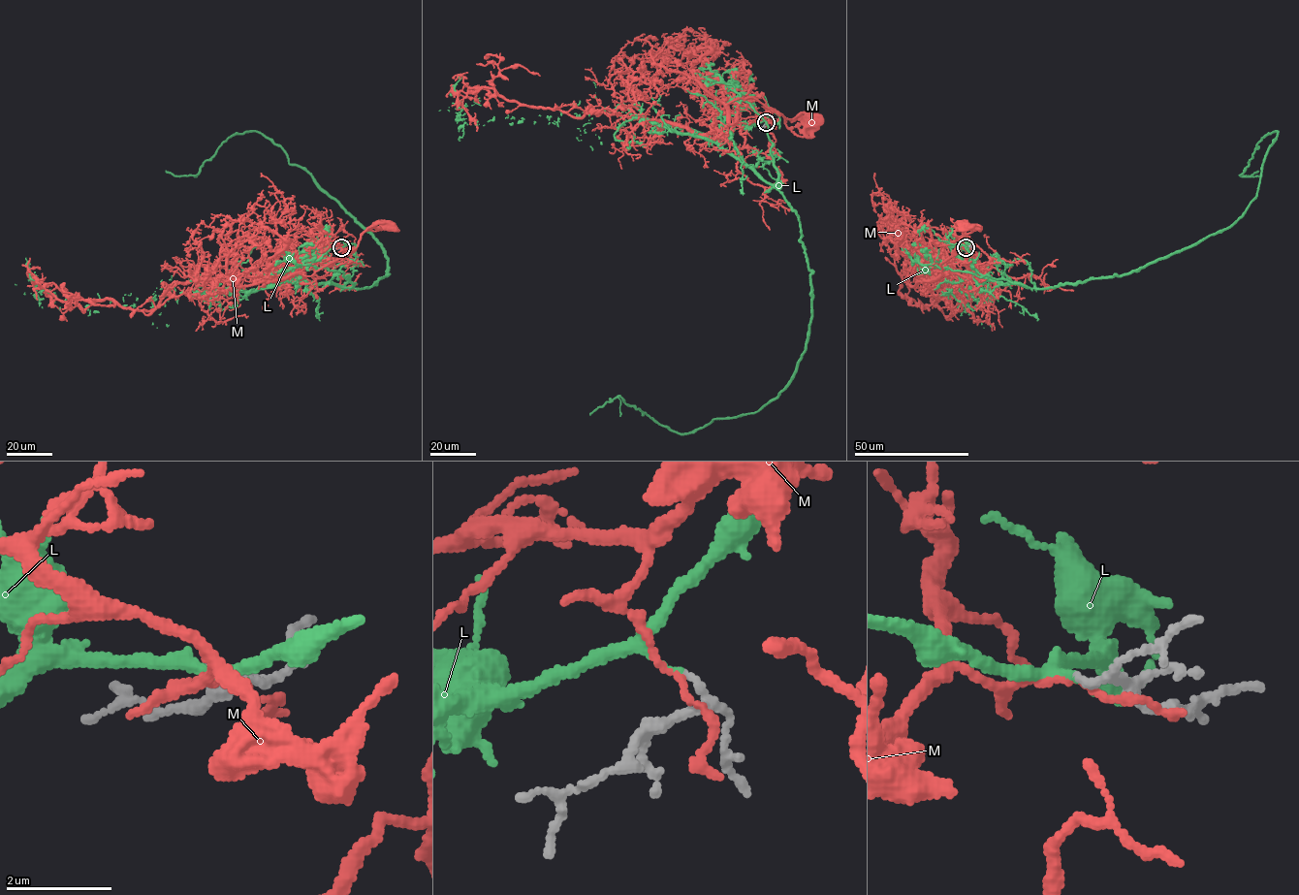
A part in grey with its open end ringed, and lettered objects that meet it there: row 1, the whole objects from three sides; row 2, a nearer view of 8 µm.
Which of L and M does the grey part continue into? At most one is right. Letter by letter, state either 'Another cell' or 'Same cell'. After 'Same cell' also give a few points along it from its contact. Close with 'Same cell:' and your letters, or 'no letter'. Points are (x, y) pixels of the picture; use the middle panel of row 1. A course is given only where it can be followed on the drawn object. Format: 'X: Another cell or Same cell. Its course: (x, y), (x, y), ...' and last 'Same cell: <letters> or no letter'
L: Same cell. Its course: (766, 122), (725, 125), (717, 141), (798, 217), (811, 314), (789, 384), (688, 432), (619, 396), (589, 414)
M: Another cell
Same cell: L

